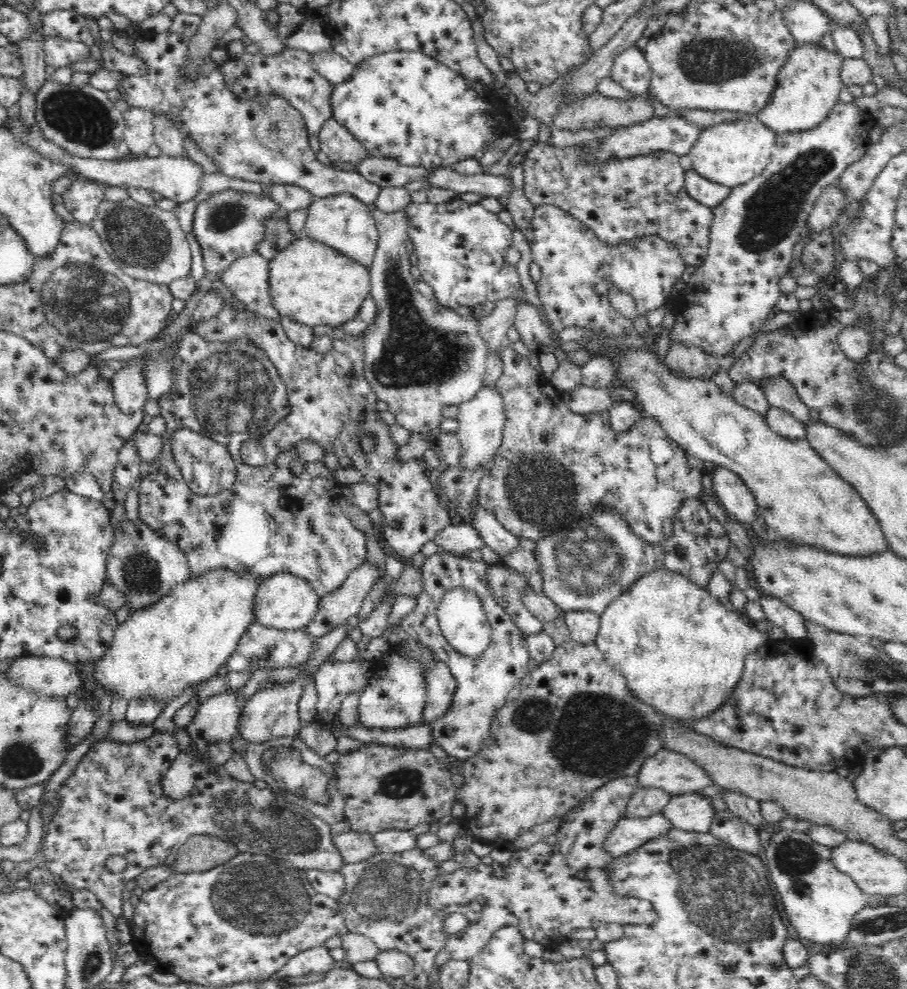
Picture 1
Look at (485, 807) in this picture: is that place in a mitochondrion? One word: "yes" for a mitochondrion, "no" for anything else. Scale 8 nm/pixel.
no

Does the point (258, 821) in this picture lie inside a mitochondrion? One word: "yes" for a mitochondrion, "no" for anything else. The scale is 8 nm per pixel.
yes

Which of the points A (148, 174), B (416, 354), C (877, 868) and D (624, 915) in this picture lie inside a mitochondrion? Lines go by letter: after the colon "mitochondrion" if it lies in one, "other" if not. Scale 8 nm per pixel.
A: other
B: mitochondrion
C: other
D: other

